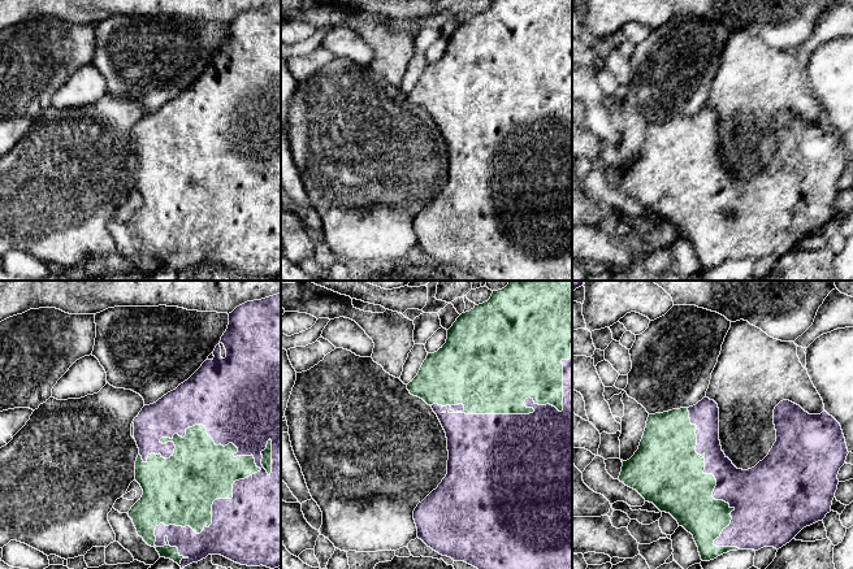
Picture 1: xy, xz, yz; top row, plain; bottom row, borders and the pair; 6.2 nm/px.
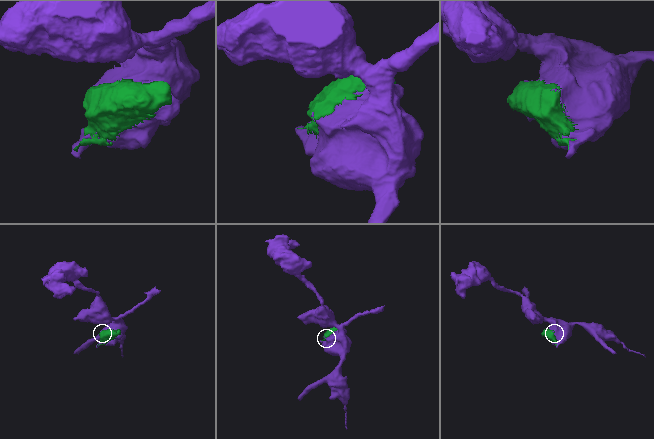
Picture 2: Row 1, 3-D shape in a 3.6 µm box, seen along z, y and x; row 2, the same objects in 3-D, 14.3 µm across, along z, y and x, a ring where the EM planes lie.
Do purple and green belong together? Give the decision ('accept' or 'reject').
accept

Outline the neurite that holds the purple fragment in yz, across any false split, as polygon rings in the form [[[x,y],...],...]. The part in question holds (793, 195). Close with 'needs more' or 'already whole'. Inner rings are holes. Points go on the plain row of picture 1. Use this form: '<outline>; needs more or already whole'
[[[703,107],[696,114],[689,117],[649,123],[638,158],[629,169],[622,169],[623,175],[619,190],[636,199],[645,208],[645,210],[653,212],[661,221],[670,222],[677,230],[679,235],[683,235],[688,242],[690,242],[698,256],[702,270],[710,270],[723,262],[737,259],[758,260],[763,256],[774,256],[779,259],[789,252],[804,236],[822,230],[826,223],[831,221],[832,209],[839,194],[837,183],[840,177],[845,173],[849,161],[840,133],[826,120],[820,123],[809,123],[800,114],[789,109],[783,109],[774,118],[774,134],[776,139],[776,151],[768,164],[754,177],[742,179],[737,178],[722,160],[719,149],[719,117],[714,109]]]; needs more

